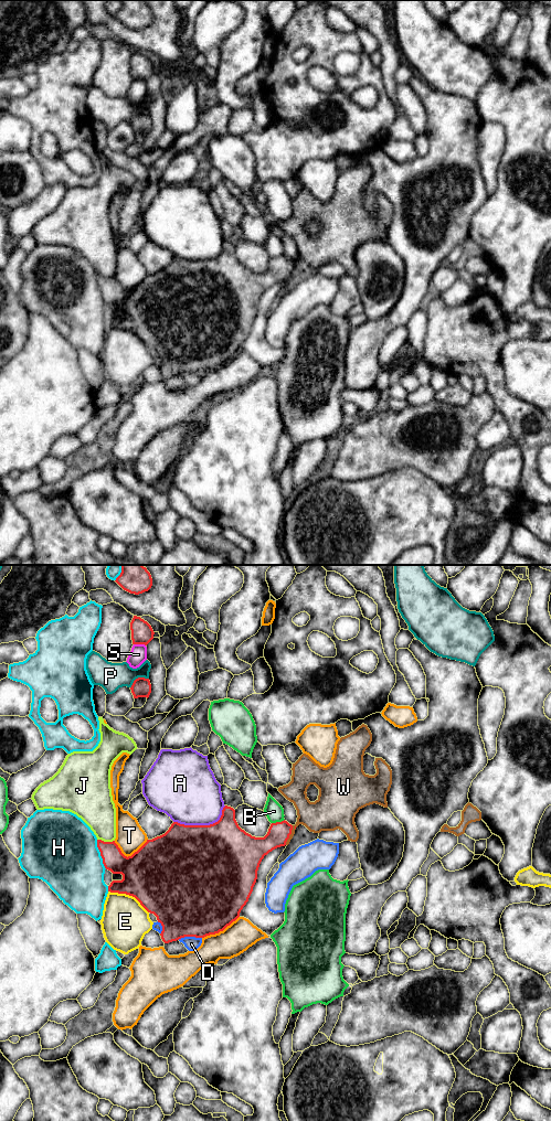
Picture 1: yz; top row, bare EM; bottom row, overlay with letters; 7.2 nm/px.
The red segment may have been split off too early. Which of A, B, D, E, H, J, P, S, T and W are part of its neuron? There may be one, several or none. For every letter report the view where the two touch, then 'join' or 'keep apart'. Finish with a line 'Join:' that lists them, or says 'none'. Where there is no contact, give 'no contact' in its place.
A: meets red in yz; keep apart
B: meets red in yz; keep apart
D: meets red in yz; keep apart
E: meets red in yz; keep apart
H: meets red in yz; keep apart
J: meets red in yz; keep apart
P: meets red in yz; keep apart
S: meets red in yz; keep apart
T: meets red in yz; keep apart
W: meets red in yz; join
Join: W

